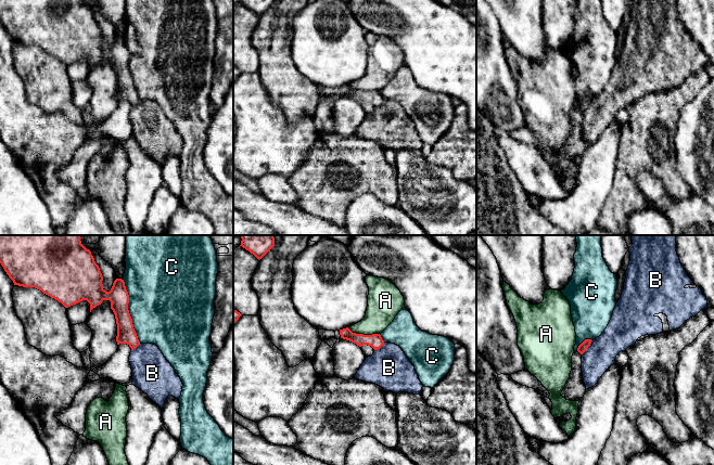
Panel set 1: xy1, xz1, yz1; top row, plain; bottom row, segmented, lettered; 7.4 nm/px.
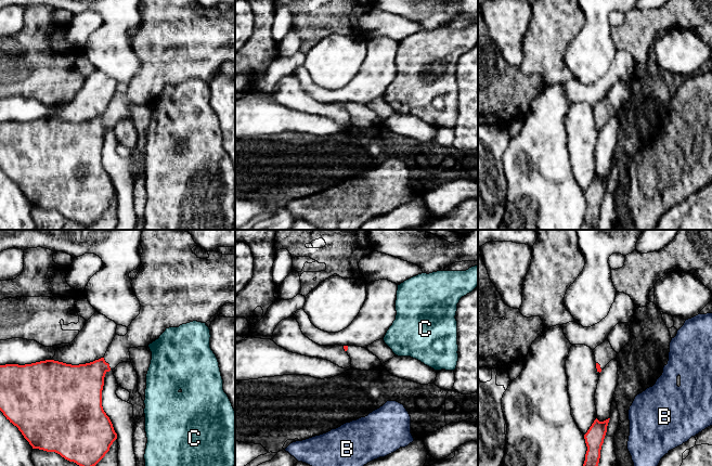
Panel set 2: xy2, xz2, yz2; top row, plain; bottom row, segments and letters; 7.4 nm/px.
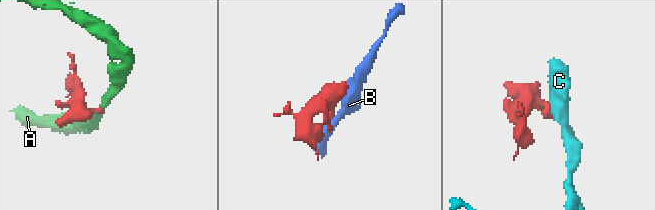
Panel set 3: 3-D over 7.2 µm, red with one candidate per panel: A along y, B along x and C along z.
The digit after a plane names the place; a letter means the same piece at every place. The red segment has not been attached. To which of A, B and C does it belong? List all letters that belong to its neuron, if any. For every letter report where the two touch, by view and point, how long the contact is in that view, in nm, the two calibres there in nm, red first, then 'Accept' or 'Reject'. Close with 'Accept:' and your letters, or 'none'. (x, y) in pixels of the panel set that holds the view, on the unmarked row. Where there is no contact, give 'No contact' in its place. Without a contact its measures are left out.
A: Touches red at xz1 (362, 91). Shared border 260 nm. Thickness 100 nm (red) against 220 nm. Reject
B: Touches red at yz1 (587, 104). Shared border 140 nm. Thickness 70 nm (red) against 220 nm. Reject
C: Touches red at xy1 (128, 68). Shared border 500 nm. Thickness 150 nm (red) against 480 nm. Reject
Accept: none

